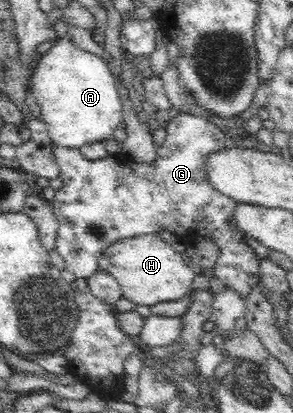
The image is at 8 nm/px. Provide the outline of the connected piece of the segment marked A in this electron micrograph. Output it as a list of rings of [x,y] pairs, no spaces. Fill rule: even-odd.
[[[60,38],[38,61],[30,91],[40,106],[48,135],[56,146],[79,148],[112,139],[112,132],[123,123],[120,93],[112,70],[97,54]]]

